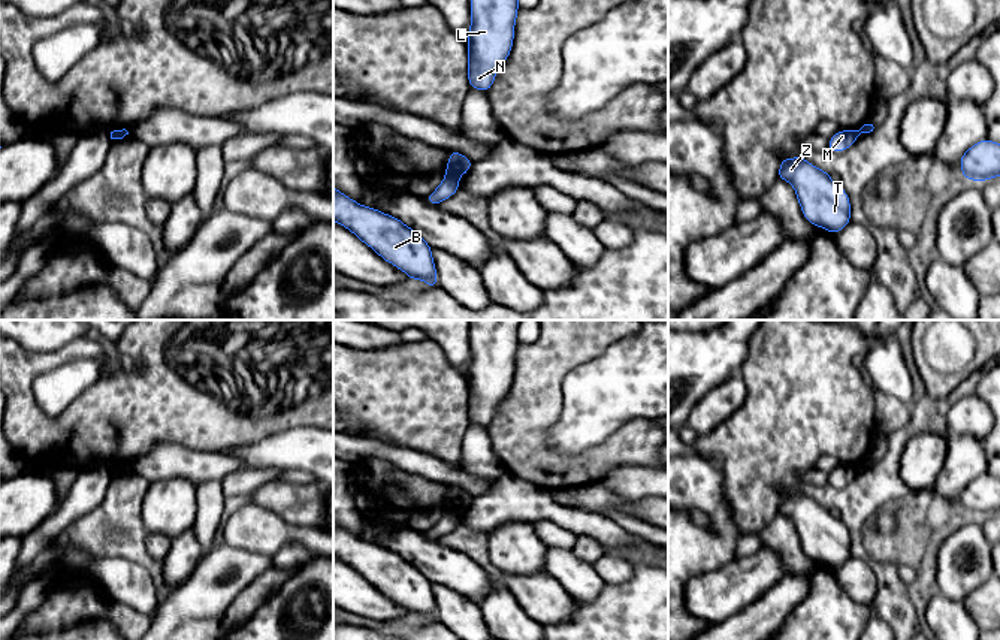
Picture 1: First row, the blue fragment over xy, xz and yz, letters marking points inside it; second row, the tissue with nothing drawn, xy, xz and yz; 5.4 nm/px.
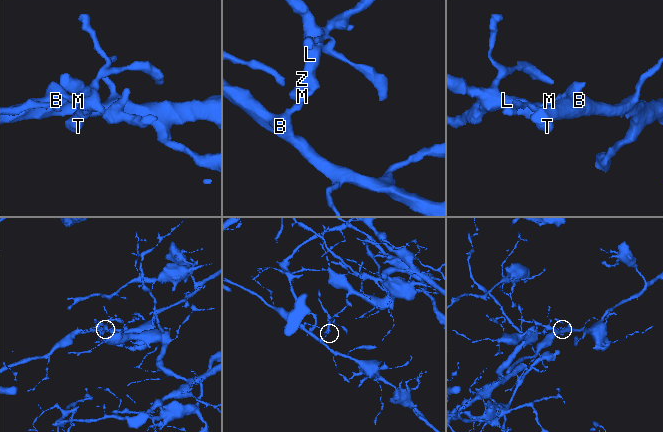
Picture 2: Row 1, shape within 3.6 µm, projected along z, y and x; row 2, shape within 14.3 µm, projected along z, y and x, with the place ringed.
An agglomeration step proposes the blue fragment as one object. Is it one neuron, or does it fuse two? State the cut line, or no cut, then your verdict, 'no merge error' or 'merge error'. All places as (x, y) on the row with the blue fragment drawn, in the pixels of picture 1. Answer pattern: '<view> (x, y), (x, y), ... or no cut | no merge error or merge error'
xz (446, 175), (458, 177) | merge error

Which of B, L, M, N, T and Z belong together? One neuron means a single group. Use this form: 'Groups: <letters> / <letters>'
Groups: B / L M N T Z

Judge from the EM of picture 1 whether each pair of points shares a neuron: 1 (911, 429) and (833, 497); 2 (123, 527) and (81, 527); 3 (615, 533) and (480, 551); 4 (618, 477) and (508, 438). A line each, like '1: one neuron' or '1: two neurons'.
1: one neuron
2: one neuron
3: two neurons
4: two neurons

